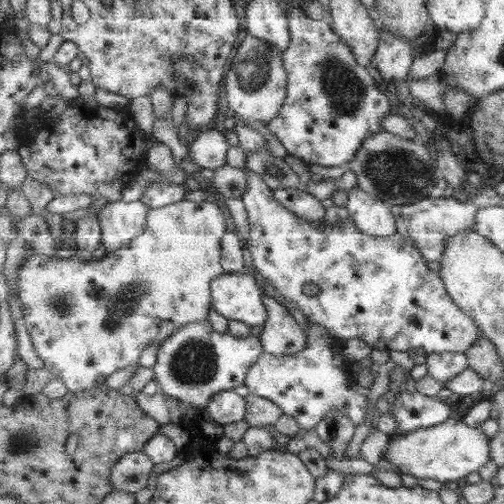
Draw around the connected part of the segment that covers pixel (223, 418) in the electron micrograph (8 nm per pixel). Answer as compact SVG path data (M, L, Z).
M233 390L223 391L210 400L205 410L218 423L241 422L246 420L247 399Z

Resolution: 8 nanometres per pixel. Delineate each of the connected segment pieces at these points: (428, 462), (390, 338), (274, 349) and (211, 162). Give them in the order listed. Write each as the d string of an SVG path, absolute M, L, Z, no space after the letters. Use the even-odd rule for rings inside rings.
M448 421L438 426L393 436L383 455L395 463L401 472L417 479L431 478L443 483L461 483L469 474L479 472L491 462L491 438L482 428L471 428L462 422Z
M247 166L249 185L241 199L248 214L249 238L246 241L250 264L260 278L266 278L270 286L289 303L295 304L315 324L323 324L341 342L358 338L371 349L391 352L423 348L427 354L437 352L466 353L482 336L482 329L457 303L447 291L441 273L429 267L421 249L413 239L395 235L379 237L361 232L356 223L347 218L339 224L321 221L315 224L303 220L295 212L287 209L275 199L274 191L255 175ZM307 284L317 284L321 288L318 296L305 294Z
M265 296L268 318L260 327L259 337L263 341L263 349L275 356L293 356L309 346L307 332L293 318L286 304L274 297Z
M207 129L197 133L189 144L189 157L199 167L215 171L227 165L227 152L231 146L225 131Z

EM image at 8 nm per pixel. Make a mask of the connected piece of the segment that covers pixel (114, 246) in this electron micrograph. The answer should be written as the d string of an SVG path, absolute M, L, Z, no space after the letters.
M141 200L108 202L98 216L106 252L115 252L137 236L143 235L147 229L149 212L152 210Z

